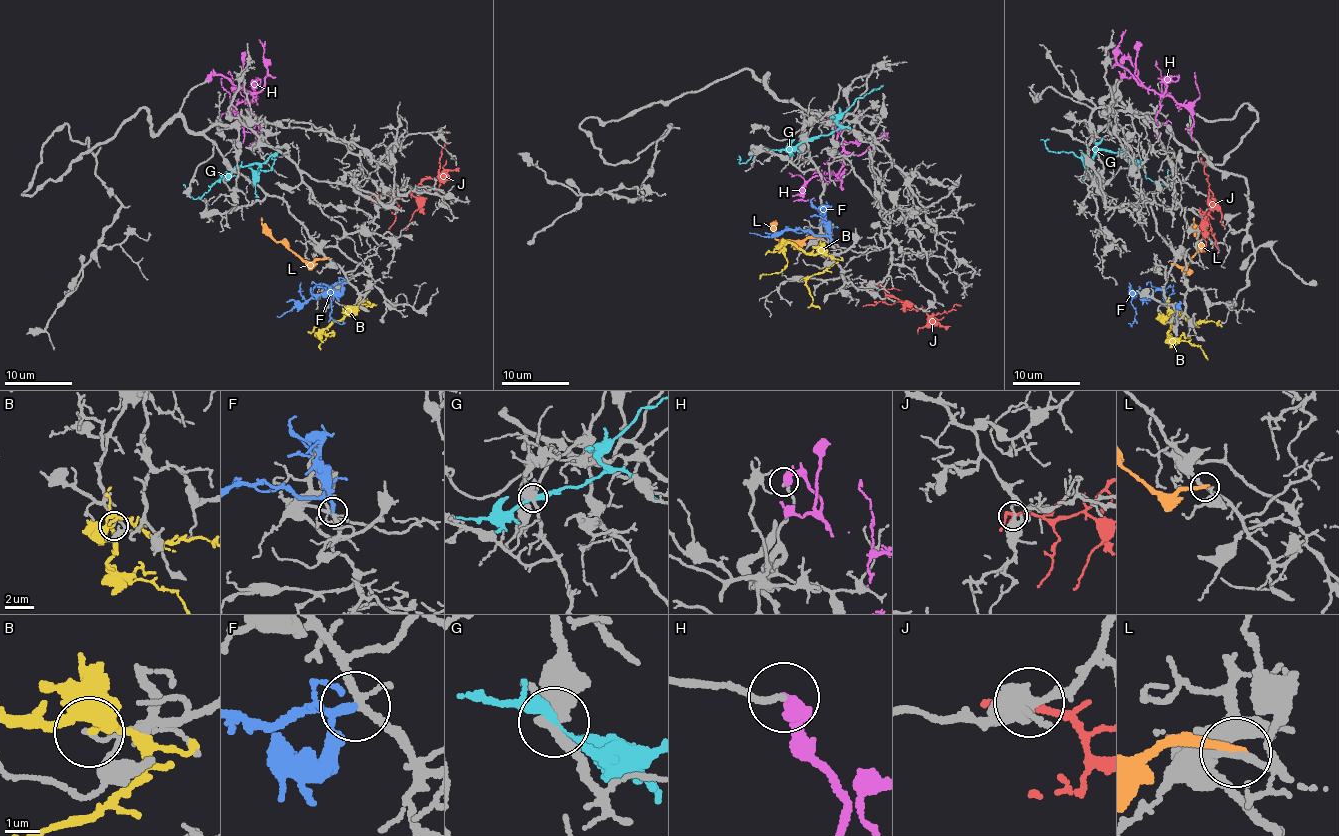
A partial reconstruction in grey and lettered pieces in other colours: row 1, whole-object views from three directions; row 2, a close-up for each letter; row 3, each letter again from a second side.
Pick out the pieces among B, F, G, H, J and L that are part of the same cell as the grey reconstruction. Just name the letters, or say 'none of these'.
F, H

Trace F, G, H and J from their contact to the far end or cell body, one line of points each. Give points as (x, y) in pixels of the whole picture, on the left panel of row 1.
F: (347, 282), (318, 285), (308, 299), (277, 315)
G: (233, 169), (258, 165), (256, 175), (262, 170), (271, 170), (276, 159)
H: (207, 79), (221, 75), (254, 101), (238, 103), (233, 108), (220, 77)
J: (377, 195), (404, 197), (425, 179), (438, 178), (441, 149), (445, 145), (443, 134), (447, 130)

